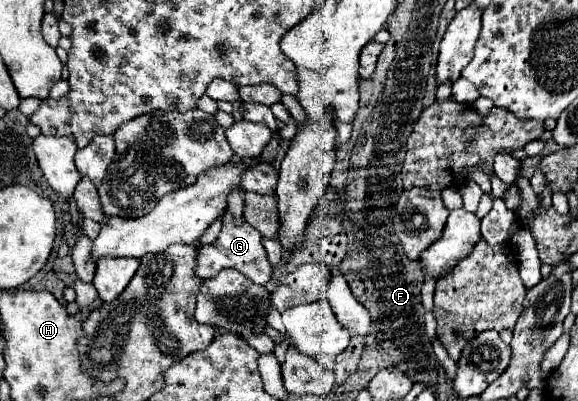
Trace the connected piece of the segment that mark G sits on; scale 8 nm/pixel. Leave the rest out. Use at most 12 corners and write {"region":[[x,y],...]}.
{"region":[[223,215],[213,245],[199,247],[195,273],[227,267],[257,285],[271,279],[261,233]]}

